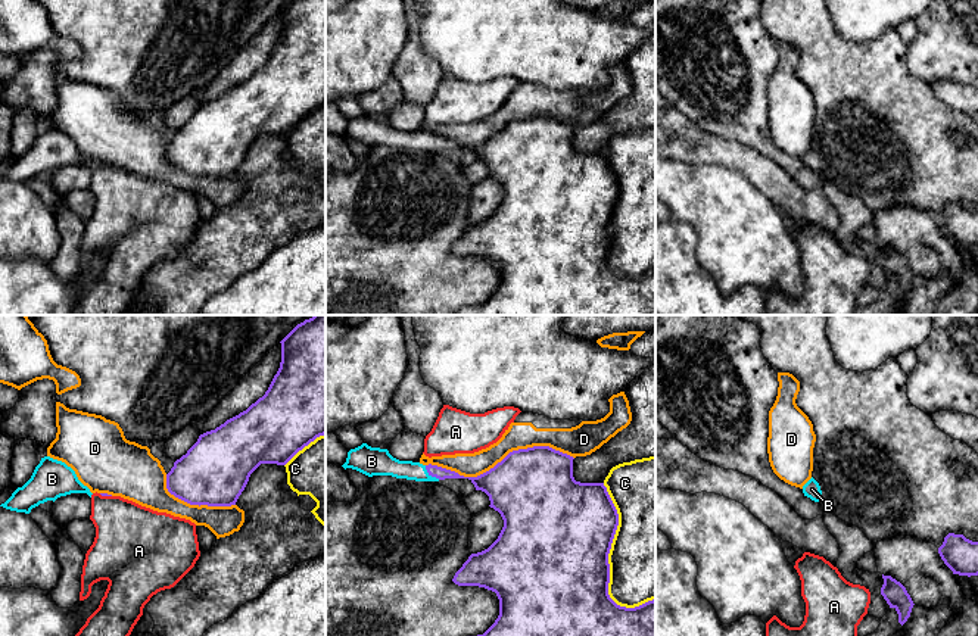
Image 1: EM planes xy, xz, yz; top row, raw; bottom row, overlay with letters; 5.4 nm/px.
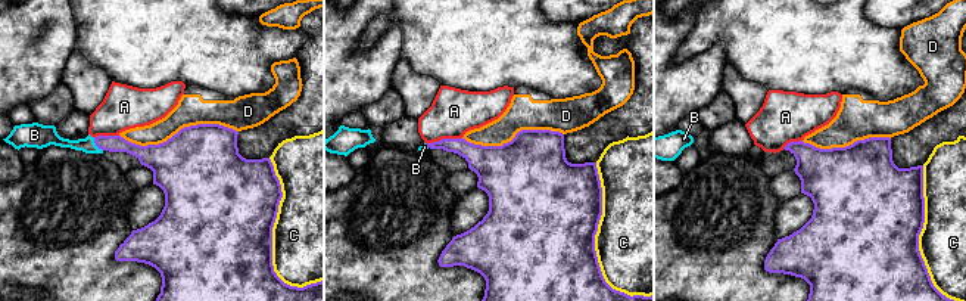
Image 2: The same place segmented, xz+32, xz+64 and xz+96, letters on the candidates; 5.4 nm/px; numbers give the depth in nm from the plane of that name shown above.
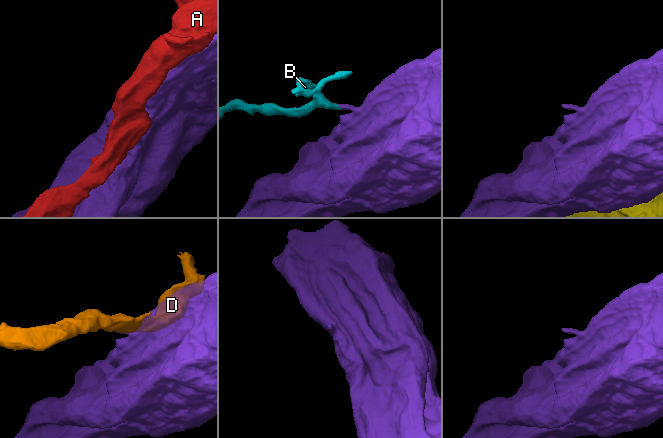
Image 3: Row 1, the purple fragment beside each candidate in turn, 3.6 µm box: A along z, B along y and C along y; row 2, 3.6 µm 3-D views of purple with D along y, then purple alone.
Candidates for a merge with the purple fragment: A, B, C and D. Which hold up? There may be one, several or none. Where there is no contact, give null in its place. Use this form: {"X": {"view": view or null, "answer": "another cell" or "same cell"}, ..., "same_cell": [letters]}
{"A": {"view": "xy", "answer": "another cell"}, "B": {"view": "xz", "answer": "same cell"}, "C": {"view": "xz", "answer": "another cell"}, "D": {"view": "xz", "answer": "another cell"}, "same_cell": ["B"]}

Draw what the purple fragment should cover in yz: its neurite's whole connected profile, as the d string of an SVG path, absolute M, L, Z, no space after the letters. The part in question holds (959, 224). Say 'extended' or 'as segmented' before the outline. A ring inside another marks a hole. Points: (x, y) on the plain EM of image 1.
as segmented; M949 203L938 218L938 224L953 244L978 246L978 212L972 212L963 205Z

